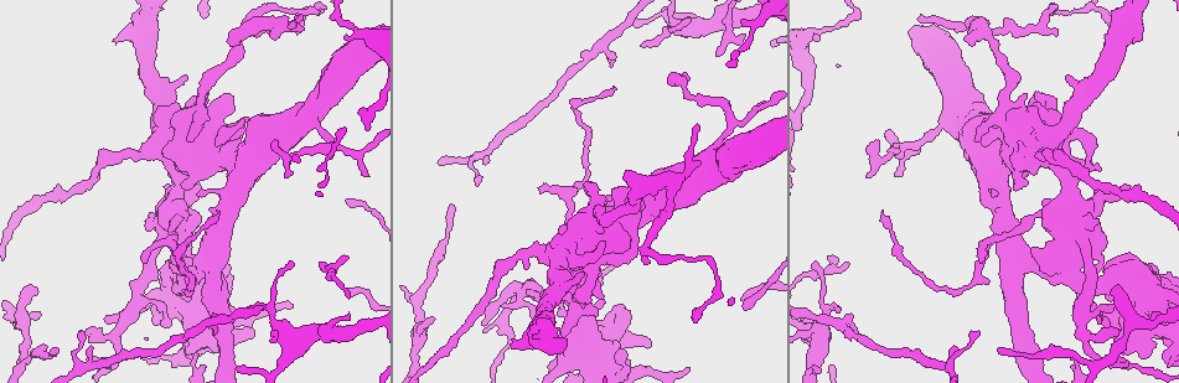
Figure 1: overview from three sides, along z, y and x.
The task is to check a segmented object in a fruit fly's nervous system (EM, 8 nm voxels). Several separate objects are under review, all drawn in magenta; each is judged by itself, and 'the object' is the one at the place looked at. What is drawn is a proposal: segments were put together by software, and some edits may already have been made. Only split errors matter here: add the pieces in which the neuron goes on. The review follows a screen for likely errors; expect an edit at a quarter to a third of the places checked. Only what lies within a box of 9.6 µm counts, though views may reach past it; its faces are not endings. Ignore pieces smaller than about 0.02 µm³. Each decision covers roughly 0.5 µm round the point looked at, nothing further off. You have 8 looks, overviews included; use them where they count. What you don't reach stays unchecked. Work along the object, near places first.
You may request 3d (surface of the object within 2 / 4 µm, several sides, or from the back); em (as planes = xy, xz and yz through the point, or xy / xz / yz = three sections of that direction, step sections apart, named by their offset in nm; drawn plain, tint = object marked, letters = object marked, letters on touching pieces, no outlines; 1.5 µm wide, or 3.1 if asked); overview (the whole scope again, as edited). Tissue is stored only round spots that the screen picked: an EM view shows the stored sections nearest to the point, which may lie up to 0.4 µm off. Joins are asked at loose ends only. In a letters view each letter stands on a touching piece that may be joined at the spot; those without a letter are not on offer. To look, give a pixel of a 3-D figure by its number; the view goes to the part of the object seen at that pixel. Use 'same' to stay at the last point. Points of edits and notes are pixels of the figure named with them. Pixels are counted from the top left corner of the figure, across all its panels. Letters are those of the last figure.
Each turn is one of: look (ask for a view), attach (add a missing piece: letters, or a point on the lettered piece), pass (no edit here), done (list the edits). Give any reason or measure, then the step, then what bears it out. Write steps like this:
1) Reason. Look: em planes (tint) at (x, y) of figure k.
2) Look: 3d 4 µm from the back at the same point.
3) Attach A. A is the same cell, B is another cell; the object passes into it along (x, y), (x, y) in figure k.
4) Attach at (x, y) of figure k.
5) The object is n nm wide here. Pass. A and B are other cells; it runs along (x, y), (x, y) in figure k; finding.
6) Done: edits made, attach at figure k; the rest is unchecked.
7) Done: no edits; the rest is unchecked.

Thin end. Look: em planes (plain) at (368, 176) of figure 1.

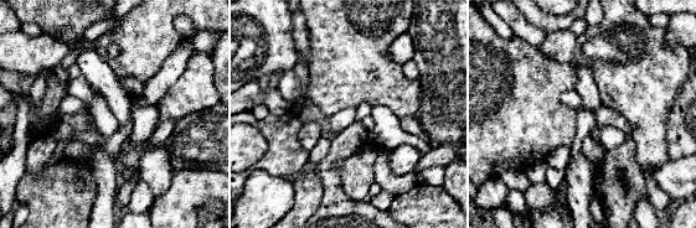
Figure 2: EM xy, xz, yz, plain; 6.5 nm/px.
See the neighbours. Look: em planes (letters) at the same point.

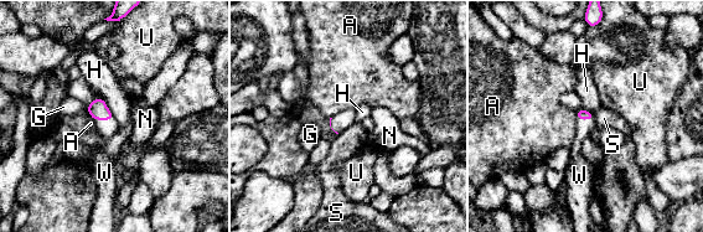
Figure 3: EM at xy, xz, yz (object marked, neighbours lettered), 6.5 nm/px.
Attach W. W is the same cell, A, G, H, N, S and U are other cells; the neuron continues.

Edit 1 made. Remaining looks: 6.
Branch stops here. Look: 3d 4 µm at (231, 40) of figure 1.

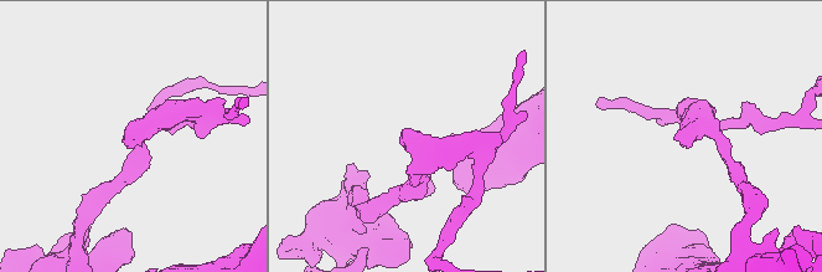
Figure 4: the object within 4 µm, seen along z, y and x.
Look: em planes (letters) at (406, 128) of figure 4.

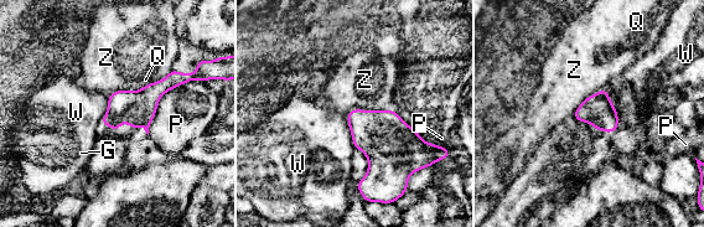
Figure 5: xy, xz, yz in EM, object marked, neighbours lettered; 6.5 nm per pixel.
The longest contact is with Z, 320 nm. Pass. G, P, Q, W and Z are other cells; none of them fits.

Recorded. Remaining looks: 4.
Thin end. Look: em planes (plain) at (998, 349) of figure 1.

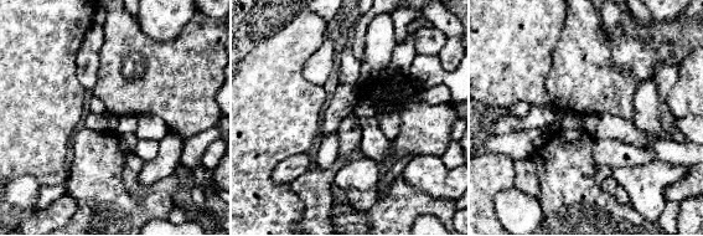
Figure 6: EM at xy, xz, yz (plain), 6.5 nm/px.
See the neighbours. Look: em planes (letters) at the same point.

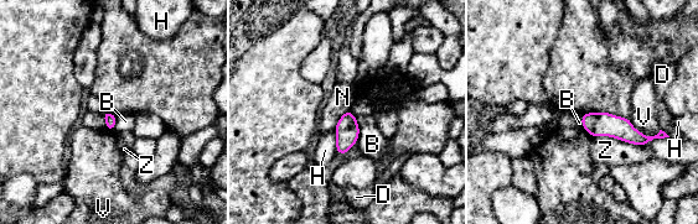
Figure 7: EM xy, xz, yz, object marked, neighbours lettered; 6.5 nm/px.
The longest contact is with Z, 340 nm. Pass. B, D, H, N, V and Z are other cells; it runs along (584, 118), (646, 139) in figure 7; no lettered piece goes on from it.

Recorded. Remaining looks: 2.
Done: edits made, attach at figure 3; the rest is unchecked.

